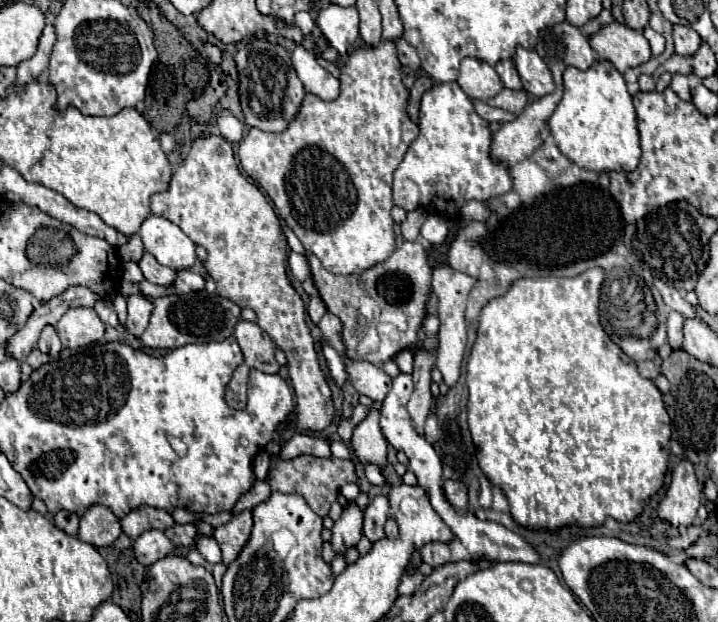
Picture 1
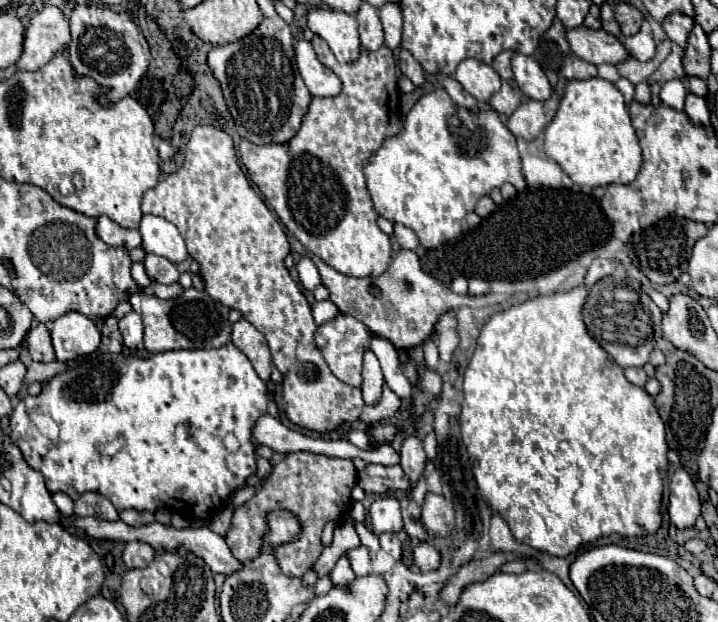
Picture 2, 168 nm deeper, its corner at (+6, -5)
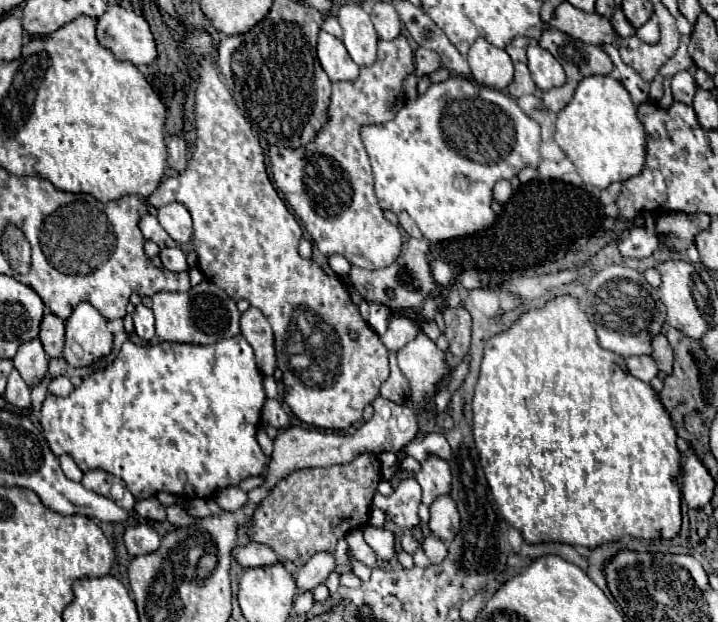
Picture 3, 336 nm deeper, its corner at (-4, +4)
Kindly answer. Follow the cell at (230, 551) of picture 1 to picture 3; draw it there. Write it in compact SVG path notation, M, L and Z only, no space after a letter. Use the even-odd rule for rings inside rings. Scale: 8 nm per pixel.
M368 452L342 466L296 470L280 480L256 508L254 518L246 526L248 536L254 542L270 546L280 558L294 566L306 564L316 552L332 554L340 538L344 538L350 530L358 530L368 524L372 498L380 480L380 460L376 454Z

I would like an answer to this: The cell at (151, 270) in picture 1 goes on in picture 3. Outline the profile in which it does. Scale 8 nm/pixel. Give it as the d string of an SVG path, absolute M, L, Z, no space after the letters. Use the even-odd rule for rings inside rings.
M162 248L160 260L162 260L164 268L172 270L172 272L182 272L182 270L188 268L186 256L184 256L184 252L180 248Z

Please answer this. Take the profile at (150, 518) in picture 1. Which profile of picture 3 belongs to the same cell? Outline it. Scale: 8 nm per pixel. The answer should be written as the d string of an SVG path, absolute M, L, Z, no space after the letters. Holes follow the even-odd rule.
M156 496L146 498L146 500L138 500L134 506L136 514L146 518L146 520L154 520L154 522L164 522L166 520L166 508L160 504L160 500Z

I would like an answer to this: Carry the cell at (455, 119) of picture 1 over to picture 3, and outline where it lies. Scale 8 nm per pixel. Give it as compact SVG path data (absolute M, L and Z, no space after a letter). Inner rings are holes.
M462 76L430 84L424 94L406 102L394 120L362 126L362 142L372 164L376 198L382 210L408 212L430 242L462 238L490 228L498 220L492 210L494 184L502 178L510 180L524 166L538 166L540 162L540 126L508 94Z

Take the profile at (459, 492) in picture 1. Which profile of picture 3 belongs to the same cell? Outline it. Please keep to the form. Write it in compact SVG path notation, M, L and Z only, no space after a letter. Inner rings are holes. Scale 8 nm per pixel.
M438 496L430 506L430 530L442 542L452 542L460 528L460 516L450 496Z

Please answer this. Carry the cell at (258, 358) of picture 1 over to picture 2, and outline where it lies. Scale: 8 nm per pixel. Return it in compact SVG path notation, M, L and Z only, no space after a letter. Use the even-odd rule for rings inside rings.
M240 319L232 325L232 343L250 359L254 371L262 381L270 381L270 349L264 335L246 319Z

